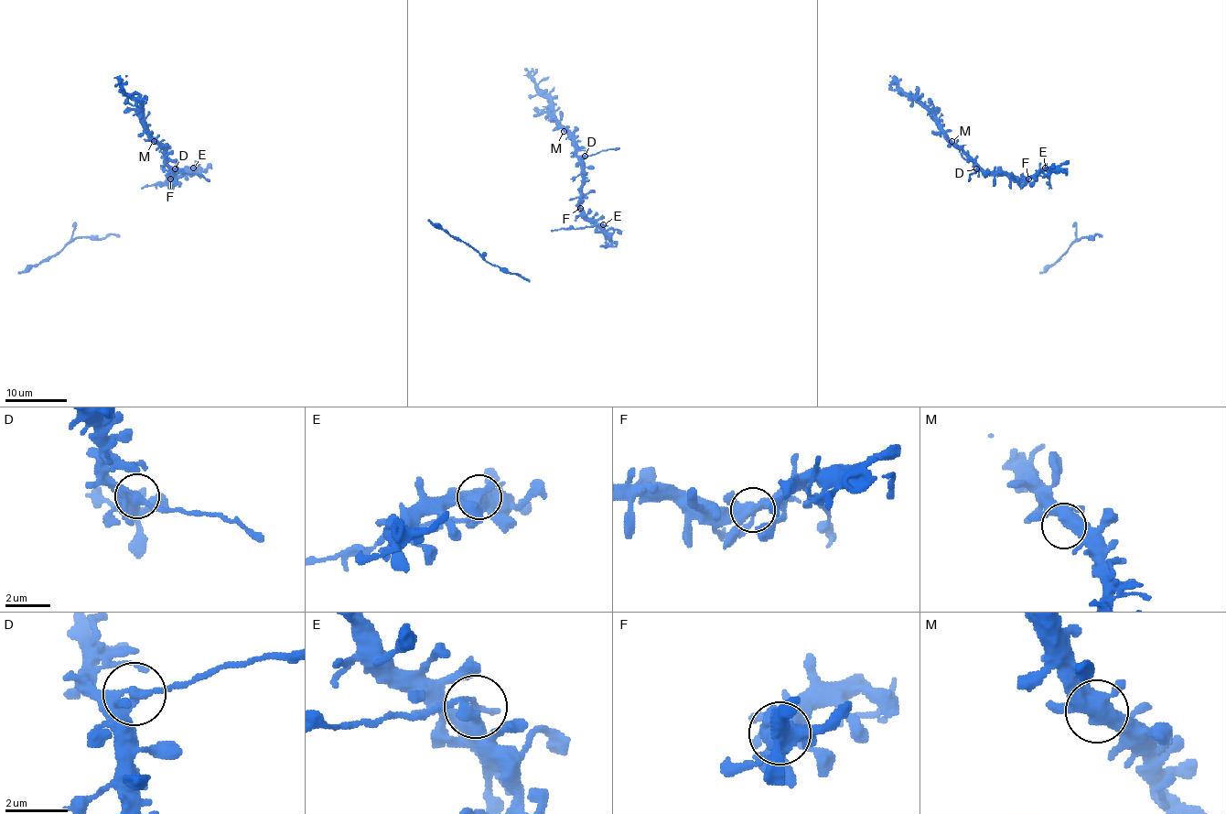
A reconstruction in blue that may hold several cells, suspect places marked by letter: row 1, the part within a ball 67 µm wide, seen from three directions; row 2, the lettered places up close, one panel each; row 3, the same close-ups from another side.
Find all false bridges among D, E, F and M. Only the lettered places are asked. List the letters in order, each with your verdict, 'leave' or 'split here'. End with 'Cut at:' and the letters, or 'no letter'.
D: split here
E: split here
F: leave
M: leave
Cut at: D, E

